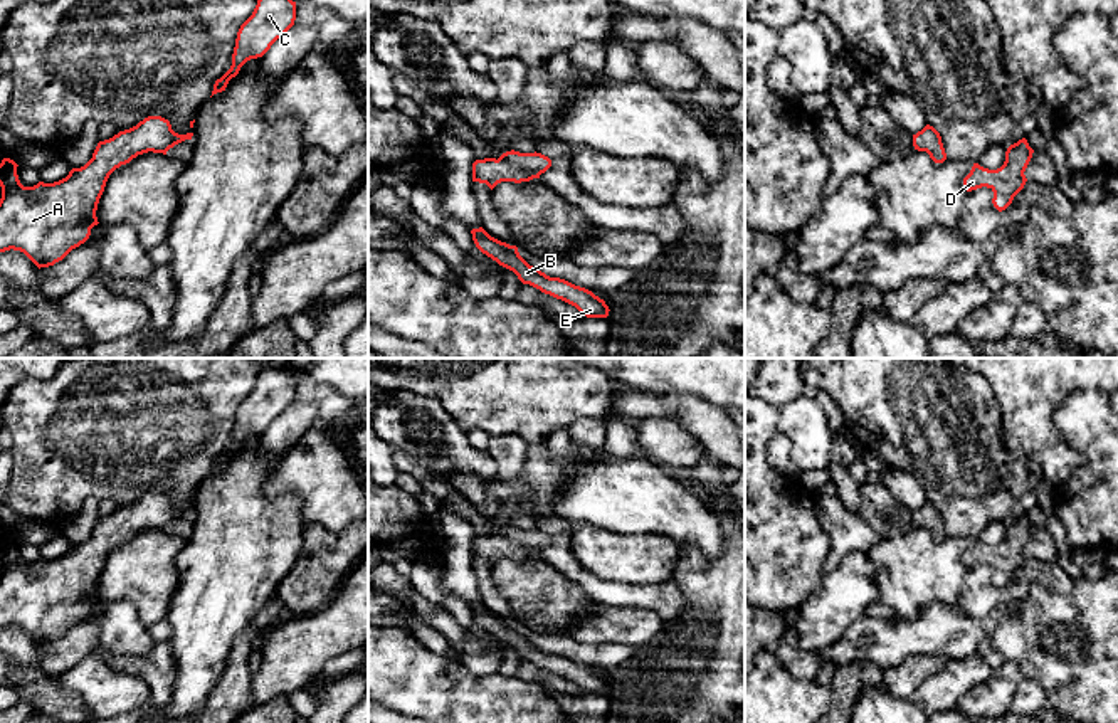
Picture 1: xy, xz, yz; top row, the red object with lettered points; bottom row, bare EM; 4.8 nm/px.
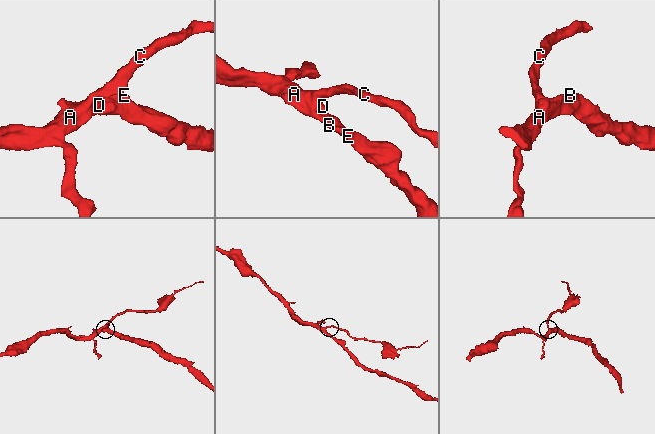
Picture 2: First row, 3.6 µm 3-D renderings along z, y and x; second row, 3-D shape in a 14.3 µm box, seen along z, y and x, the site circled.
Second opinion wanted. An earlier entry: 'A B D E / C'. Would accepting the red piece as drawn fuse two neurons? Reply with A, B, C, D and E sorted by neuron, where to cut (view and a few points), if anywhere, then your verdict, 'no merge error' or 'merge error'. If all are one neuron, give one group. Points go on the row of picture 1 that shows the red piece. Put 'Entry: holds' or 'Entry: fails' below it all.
A B C D E | no cut | no merge error
Entry: fails

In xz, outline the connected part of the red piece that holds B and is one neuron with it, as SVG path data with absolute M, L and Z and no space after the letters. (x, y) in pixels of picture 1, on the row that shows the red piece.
M483 227L472 229L476 247L496 261L499 266L513 271L523 284L530 284L545 294L562 299L575 306L587 318L607 318L609 306L592 291L575 286L560 277L550 277L538 267L530 266L518 252L516 245L509 245L491 237Z

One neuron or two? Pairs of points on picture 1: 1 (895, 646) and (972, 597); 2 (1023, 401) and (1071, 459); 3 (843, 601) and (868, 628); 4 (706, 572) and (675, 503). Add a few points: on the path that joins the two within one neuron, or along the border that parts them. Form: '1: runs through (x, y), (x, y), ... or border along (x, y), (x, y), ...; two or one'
1: border along (954, 606), (974, 617), (986, 617), (994, 611); two
2: runs through (1028, 416), (1056, 448); one
3: border along (864, 614), (833, 644); two
4: border along (708, 508), (723, 532), (717, 559); two

